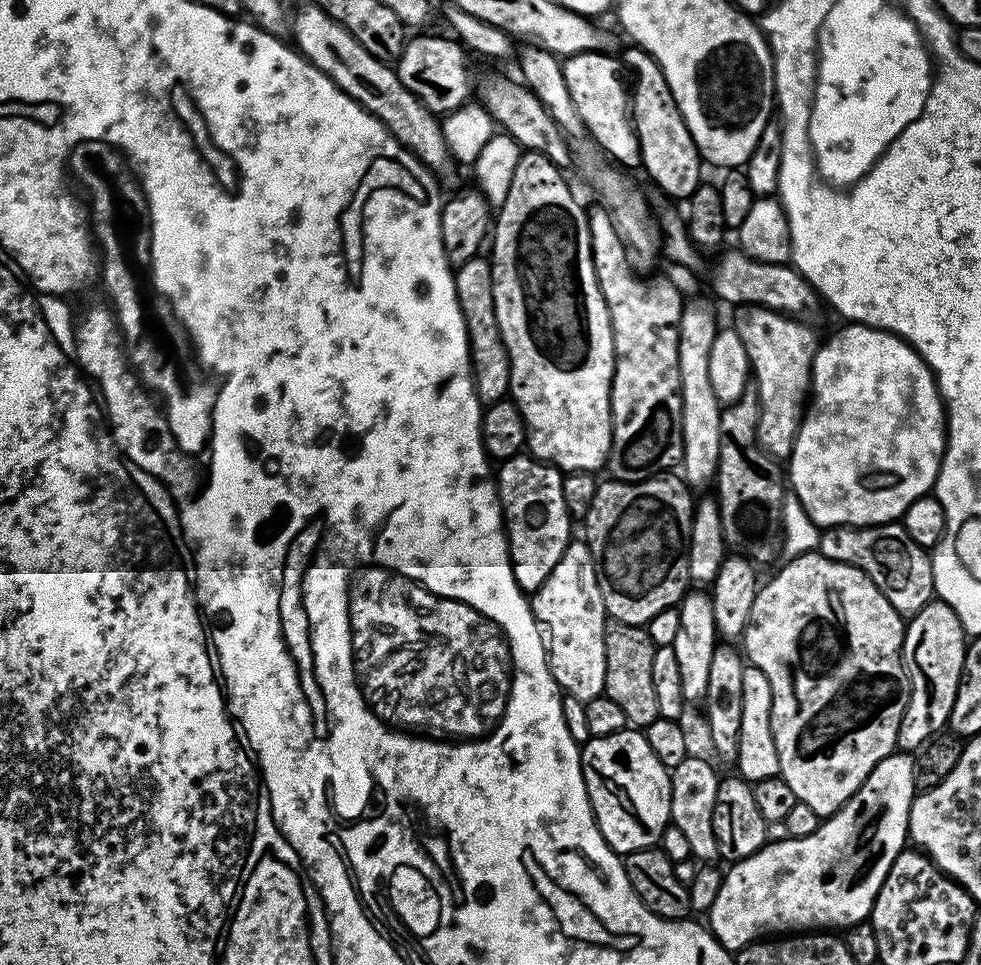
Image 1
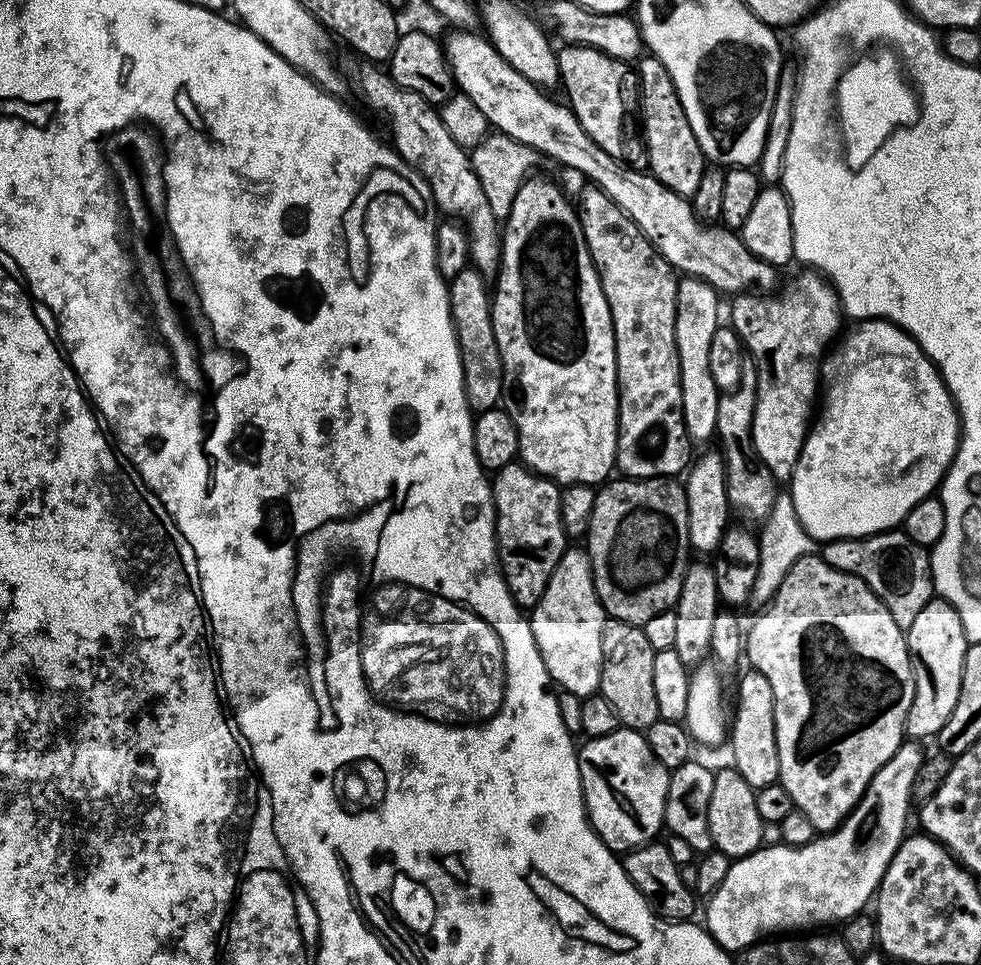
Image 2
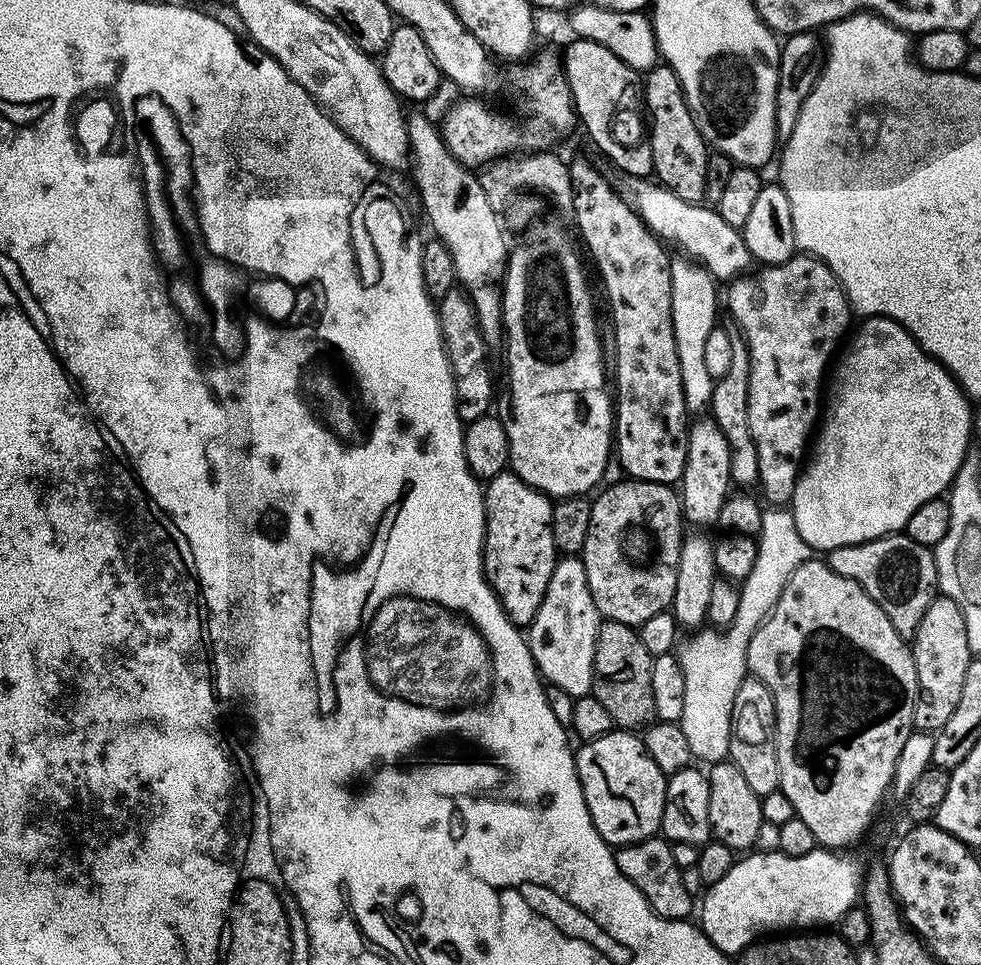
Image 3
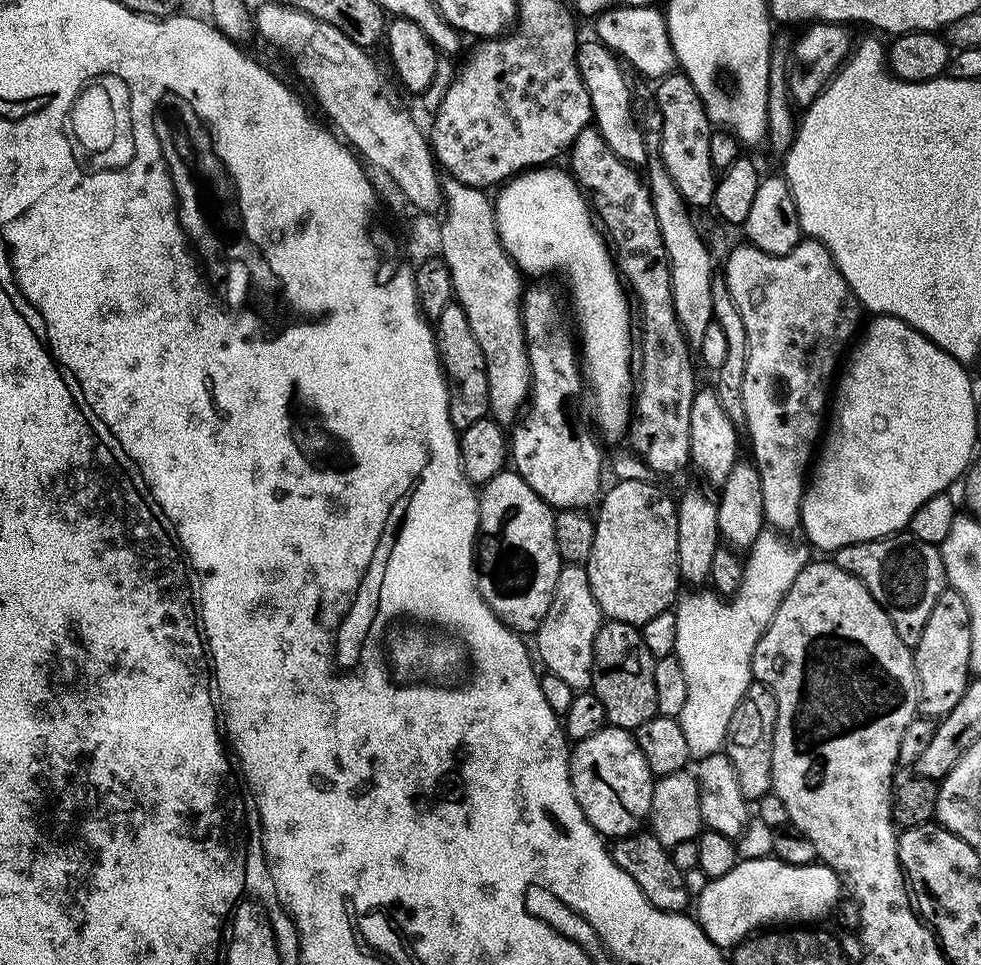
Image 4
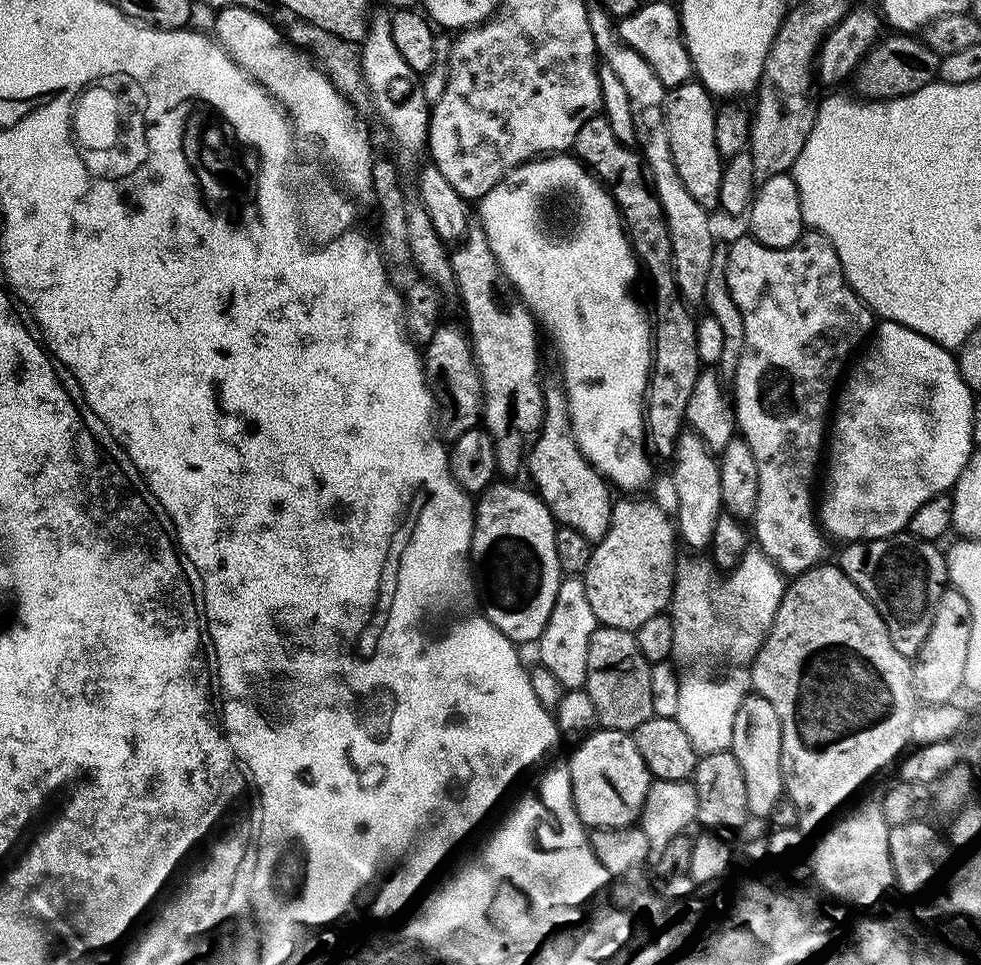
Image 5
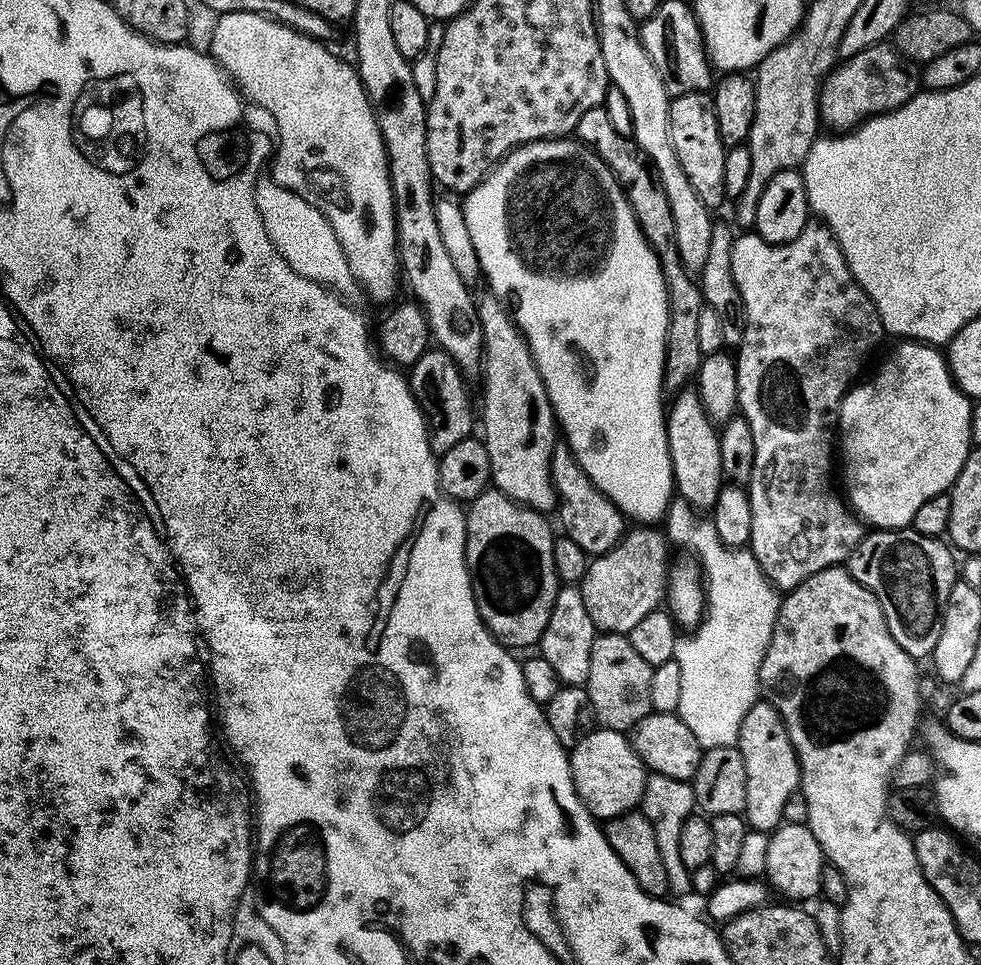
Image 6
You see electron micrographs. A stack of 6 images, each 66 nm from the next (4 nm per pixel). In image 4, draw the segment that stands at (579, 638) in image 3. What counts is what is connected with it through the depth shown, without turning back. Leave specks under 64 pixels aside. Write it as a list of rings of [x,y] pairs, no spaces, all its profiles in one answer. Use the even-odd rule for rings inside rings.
[[[565,563],[558,574],[558,582],[554,586],[554,598],[550,602],[550,610],[546,610],[546,618],[542,622],[542,626],[534,633],[536,640],[536,648],[534,644],[534,652],[545,665],[547,671],[558,674],[558,678],[570,682],[573,690],[584,690],[592,683],[592,655],[594,654],[594,638],[598,634],[602,623],[602,615],[598,602],[594,598],[594,594],[590,590],[590,581],[587,578],[587,570],[584,566],[578,564]]]

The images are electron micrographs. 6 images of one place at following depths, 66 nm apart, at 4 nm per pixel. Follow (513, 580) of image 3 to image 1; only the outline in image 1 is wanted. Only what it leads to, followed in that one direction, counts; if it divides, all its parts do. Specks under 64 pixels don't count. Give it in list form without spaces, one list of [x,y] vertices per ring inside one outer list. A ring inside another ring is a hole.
[[[528,454],[511,456],[499,465],[498,491],[500,511],[504,518],[504,535],[508,538],[508,558],[520,591],[534,594],[546,582],[550,570],[558,566],[558,558],[570,542],[570,519],[563,497],[562,473],[559,468],[545,464]]]

